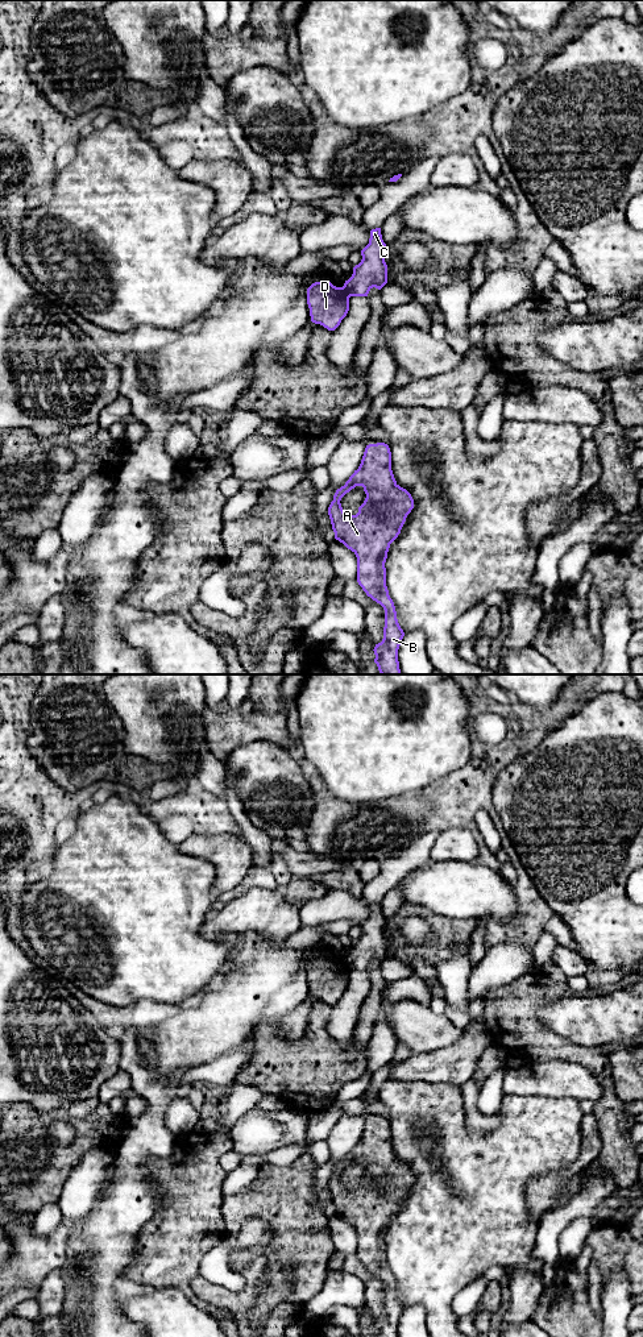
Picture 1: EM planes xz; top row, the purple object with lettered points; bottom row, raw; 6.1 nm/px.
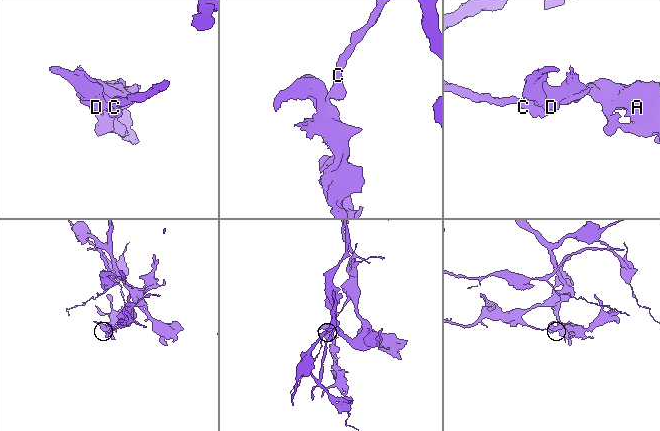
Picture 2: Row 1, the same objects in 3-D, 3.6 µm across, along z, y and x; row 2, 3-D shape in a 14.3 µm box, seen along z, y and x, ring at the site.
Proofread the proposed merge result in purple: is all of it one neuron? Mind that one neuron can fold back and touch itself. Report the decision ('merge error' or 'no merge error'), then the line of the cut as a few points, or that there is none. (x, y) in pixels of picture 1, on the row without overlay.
merge error | xz (343, 960), (351, 970)

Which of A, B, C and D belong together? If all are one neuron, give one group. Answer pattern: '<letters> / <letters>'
A B D / C

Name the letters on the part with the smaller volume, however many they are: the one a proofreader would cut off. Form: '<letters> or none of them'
A, B, D

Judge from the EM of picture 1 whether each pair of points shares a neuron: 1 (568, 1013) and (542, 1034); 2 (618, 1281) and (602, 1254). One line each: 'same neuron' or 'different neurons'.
1: different neurons
2: different neurons

